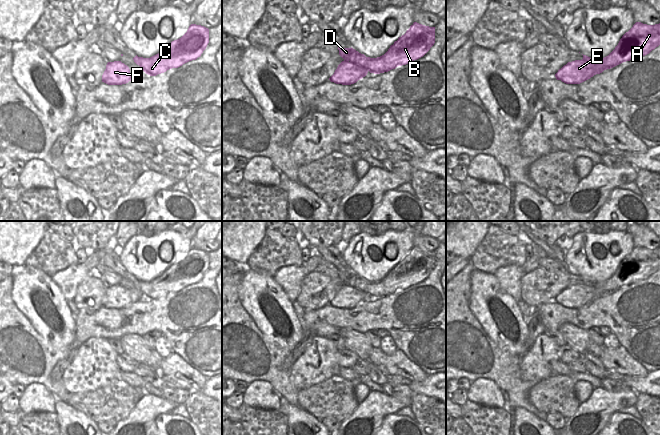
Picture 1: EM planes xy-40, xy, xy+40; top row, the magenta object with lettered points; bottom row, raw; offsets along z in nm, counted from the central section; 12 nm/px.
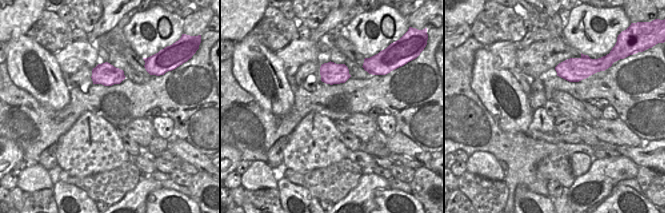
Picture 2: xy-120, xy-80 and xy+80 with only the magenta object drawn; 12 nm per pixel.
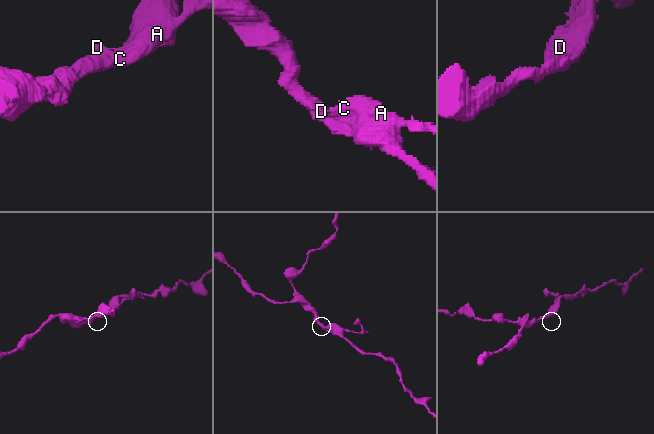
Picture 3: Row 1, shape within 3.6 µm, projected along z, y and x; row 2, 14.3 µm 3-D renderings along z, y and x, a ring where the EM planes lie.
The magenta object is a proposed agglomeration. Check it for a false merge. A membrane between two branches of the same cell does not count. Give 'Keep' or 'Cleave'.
Cleave

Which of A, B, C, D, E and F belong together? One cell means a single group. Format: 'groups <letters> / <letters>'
groups A B C D / E F

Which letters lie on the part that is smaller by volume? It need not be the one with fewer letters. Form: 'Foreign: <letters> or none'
Foreign: A, B, C, D

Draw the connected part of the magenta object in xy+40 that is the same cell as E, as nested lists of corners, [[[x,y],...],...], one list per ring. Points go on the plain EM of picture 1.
[[[572,285],[559,293],[555,301],[566,308],[580,308],[604,294],[607,293],[598,290],[594,285]]]

